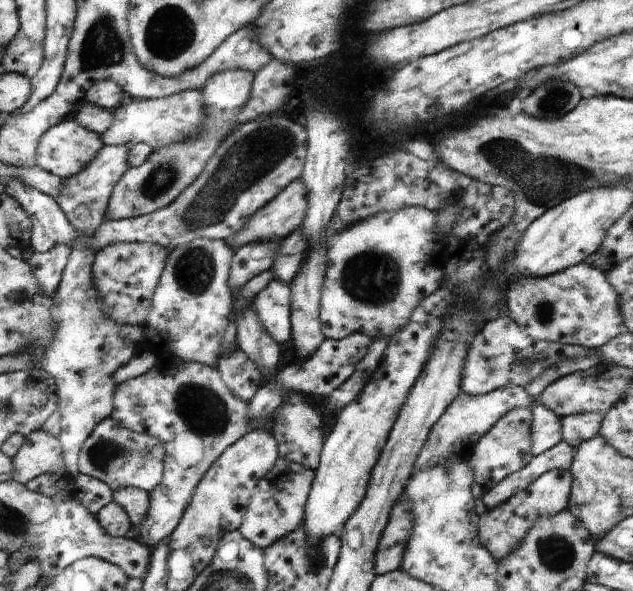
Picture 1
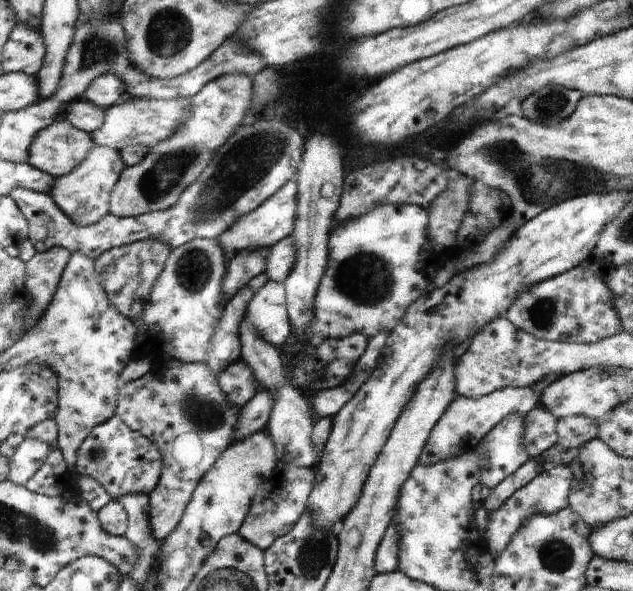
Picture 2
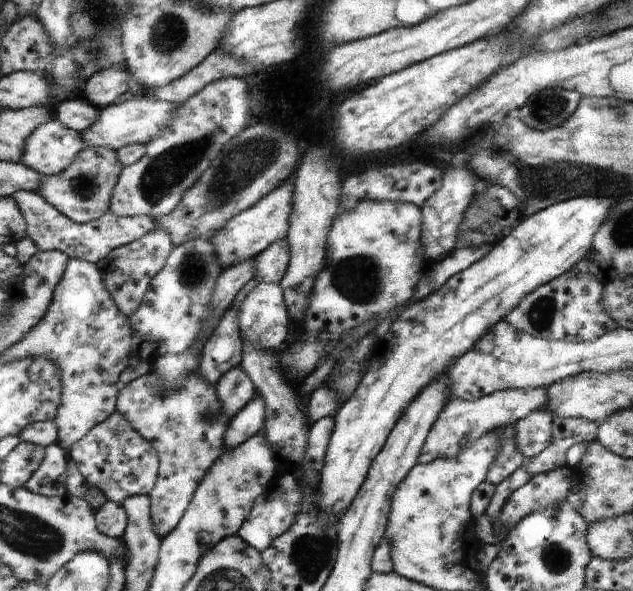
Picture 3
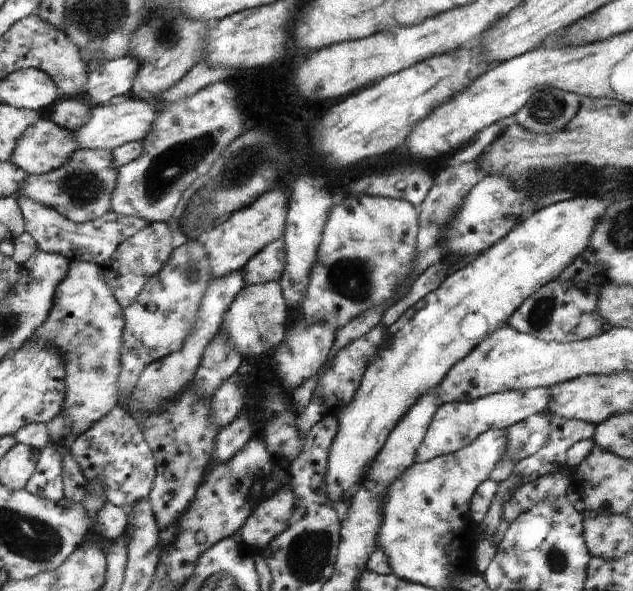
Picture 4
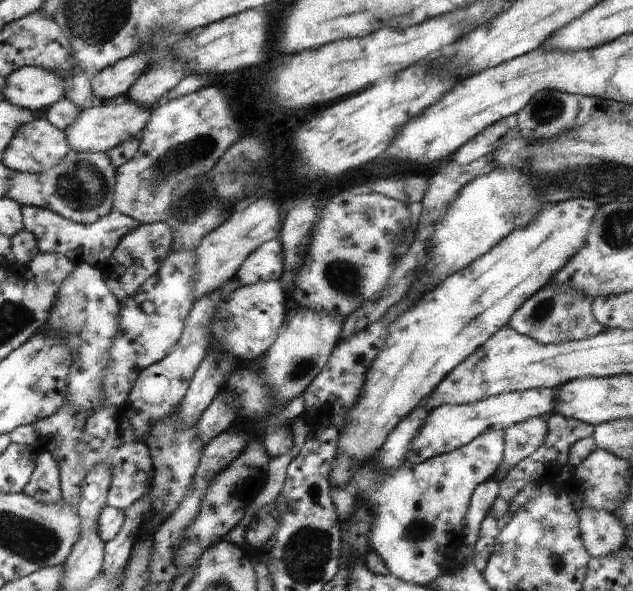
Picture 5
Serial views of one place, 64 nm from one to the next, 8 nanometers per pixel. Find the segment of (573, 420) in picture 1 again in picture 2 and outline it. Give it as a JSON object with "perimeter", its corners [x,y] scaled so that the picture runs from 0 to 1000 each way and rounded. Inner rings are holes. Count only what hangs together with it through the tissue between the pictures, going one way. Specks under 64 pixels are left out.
{"perimeter":[[[904,704],[894,709],[880,709],[878,714],[880,751],[891,761],[918,758],[932,745],[942,743],[946,731],[946,714],[930,706]]]}

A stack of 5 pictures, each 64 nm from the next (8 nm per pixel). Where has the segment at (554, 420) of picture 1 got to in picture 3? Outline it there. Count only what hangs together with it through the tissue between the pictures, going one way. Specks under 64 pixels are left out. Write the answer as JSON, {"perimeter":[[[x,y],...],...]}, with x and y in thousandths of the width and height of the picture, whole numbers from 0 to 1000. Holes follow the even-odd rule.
{"perimeter":[[[863,690],[845,695],[810,719],[810,741],[831,775],[848,772],[870,746],[875,702]]]}

